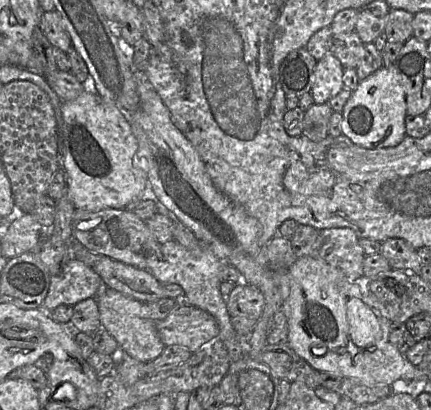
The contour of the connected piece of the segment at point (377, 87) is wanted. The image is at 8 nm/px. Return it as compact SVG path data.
M393 65L378 70L359 81L342 111L341 134L353 144L366 149L397 146L405 137L405 91Z

